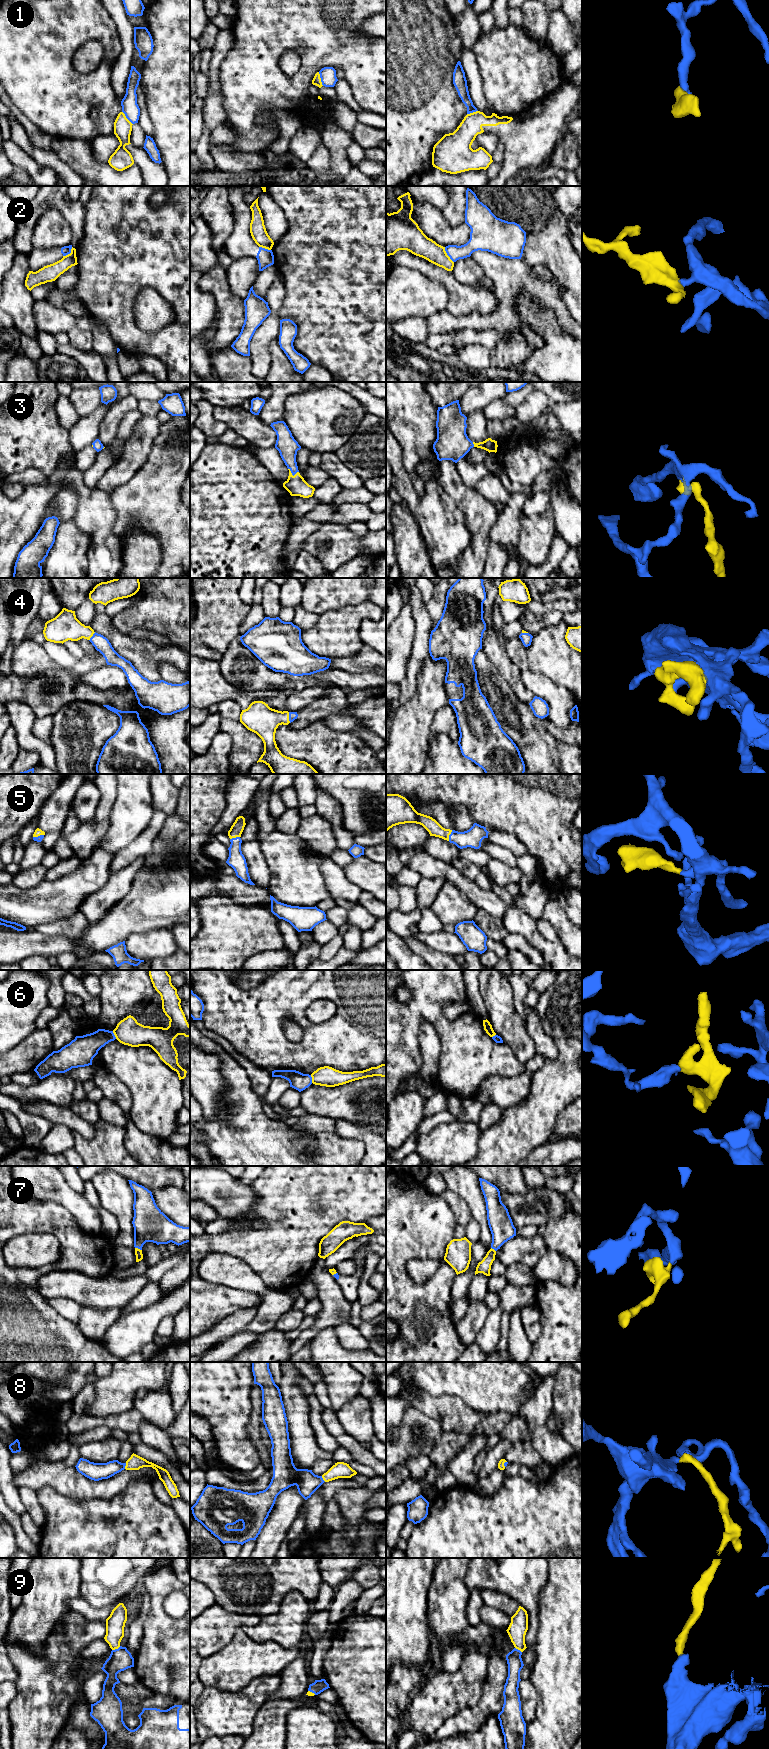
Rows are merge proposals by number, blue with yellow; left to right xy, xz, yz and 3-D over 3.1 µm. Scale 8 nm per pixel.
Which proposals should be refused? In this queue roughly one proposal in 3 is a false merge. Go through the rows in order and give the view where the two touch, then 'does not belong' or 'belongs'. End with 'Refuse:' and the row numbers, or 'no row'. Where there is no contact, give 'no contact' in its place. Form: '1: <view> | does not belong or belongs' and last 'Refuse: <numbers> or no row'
1: xz | does not belong
2: yz | does not belong
3: xz | belongs
4: xz | belongs
5: yz | belongs
6: xy | does not belong
7: xy | belongs
8: xy | belongs
9: xy | belongs
Refuse: 1, 2, 6

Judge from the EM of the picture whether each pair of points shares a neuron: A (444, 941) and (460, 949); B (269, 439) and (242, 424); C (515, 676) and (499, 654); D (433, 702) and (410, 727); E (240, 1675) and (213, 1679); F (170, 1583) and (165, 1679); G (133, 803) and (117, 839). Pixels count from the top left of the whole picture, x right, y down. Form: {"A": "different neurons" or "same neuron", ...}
{"A": "same neuron", "B": "same neuron", "C": "same neuron", "D": "same neuron", "E": "same neuron", "F": "same neuron", "G": "same neuron"}

